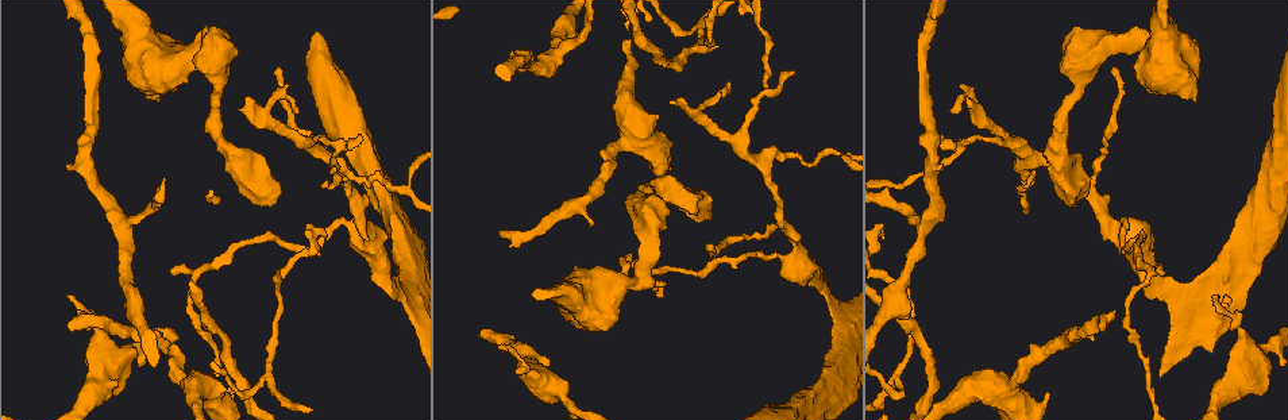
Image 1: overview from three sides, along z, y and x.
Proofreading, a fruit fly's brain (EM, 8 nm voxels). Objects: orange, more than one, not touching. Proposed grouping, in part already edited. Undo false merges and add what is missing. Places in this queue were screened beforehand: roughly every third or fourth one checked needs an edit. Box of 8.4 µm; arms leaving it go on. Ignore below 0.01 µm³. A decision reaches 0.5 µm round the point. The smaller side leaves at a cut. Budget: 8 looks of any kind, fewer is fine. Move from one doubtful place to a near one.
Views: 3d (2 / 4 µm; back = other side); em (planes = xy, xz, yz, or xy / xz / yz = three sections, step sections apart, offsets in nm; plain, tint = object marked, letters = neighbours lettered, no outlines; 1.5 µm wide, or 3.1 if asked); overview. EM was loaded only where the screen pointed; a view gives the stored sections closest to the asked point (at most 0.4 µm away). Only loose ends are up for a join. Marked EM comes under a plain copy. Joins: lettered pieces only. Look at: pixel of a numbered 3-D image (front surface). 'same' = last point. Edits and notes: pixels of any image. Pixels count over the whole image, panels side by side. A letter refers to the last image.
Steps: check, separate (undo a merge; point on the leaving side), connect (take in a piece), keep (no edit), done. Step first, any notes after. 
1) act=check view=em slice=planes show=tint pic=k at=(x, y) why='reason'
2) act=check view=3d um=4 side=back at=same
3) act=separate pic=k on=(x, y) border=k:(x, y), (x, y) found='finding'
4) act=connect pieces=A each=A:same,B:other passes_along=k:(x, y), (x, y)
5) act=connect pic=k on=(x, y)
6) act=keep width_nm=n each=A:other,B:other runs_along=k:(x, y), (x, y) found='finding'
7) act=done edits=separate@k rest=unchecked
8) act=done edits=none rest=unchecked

act=check view=3d um=2 pic=1 at=(592, 224) why='an open end'

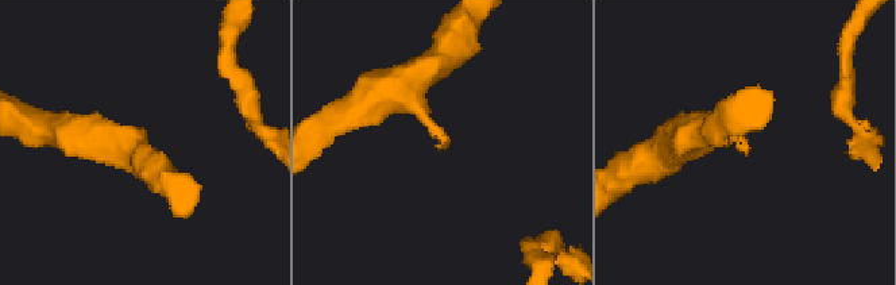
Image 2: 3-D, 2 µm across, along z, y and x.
act=check view=em slice=planes show=tint pic=2 at=(746, 152) why='now the EM'

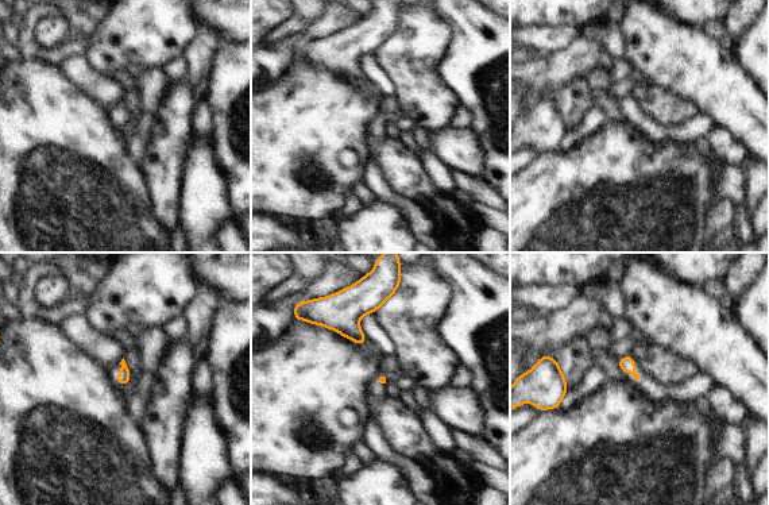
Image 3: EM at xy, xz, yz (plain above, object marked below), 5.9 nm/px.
act=check view=em slice=planes show=letters at=same why='see the neighbours'

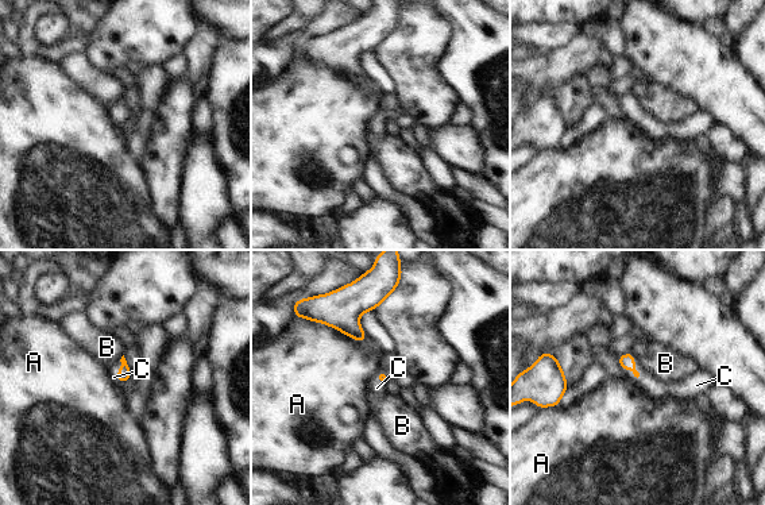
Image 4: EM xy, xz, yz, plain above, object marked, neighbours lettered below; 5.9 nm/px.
act=connect pieces=C each=A:other,B:other,C:same passes_along=4:(123, 374), (119, 370), (115, 366) found='the neuron continues'

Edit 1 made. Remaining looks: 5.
act=check view=3d um=2 pic=1 at=(1093, 199) why='three arms meet'

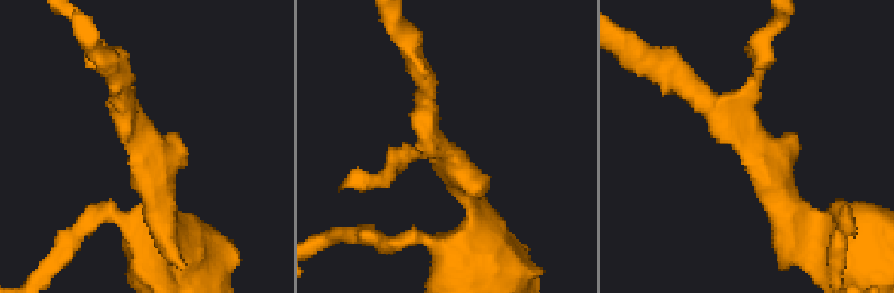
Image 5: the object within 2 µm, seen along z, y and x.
act=check view=em slice=planes show=tint pic=5 at=(443, 153) arms=3

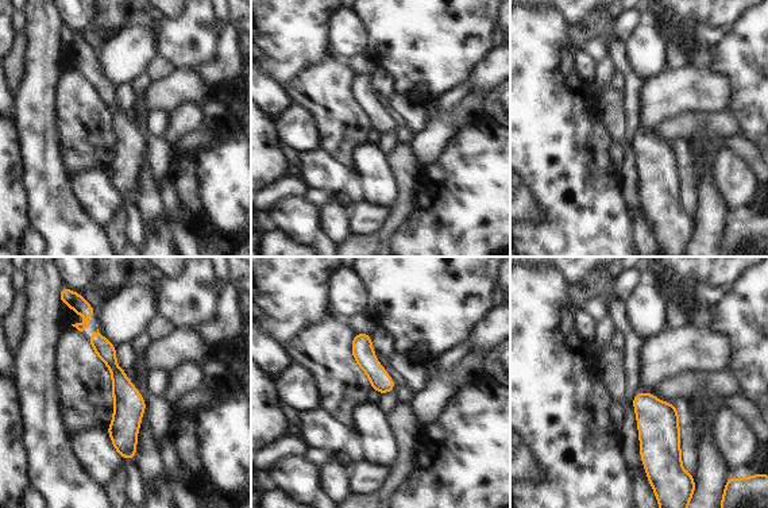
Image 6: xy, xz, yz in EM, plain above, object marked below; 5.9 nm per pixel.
act=check view=em slice=planes show=letters at=same why='what lies round it'

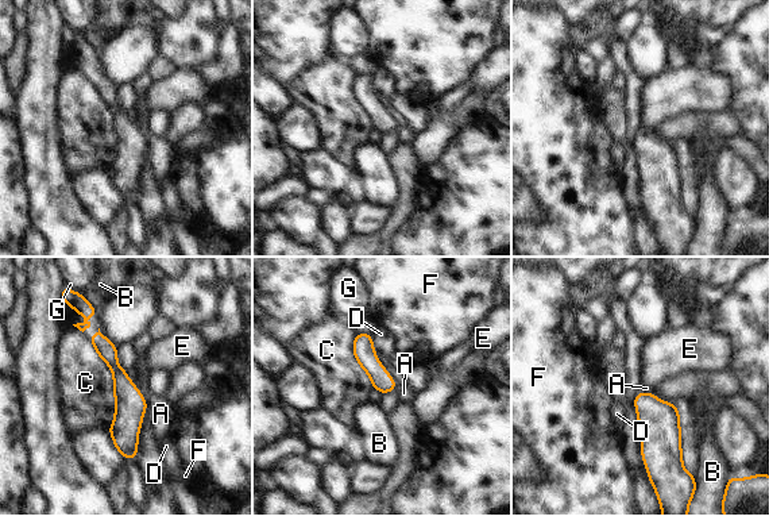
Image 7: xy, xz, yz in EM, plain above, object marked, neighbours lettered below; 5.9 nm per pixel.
act=keep width_nm=180 each=A:other,B:other,C:other,D:other,E:other,F:other,G:other runs_along=7:(95, 341), (126, 392), (132, 454) found='one neuron here'

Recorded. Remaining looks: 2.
act=check view=3d um=4 pic=1 at=(964, 98) why='branch stops here'

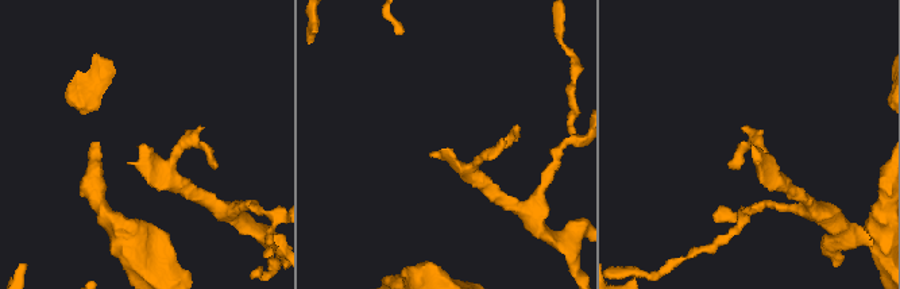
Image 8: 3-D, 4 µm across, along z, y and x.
act=check view=em slice=planes show=letters pic=8 at=(444, 151) why='now the EM'

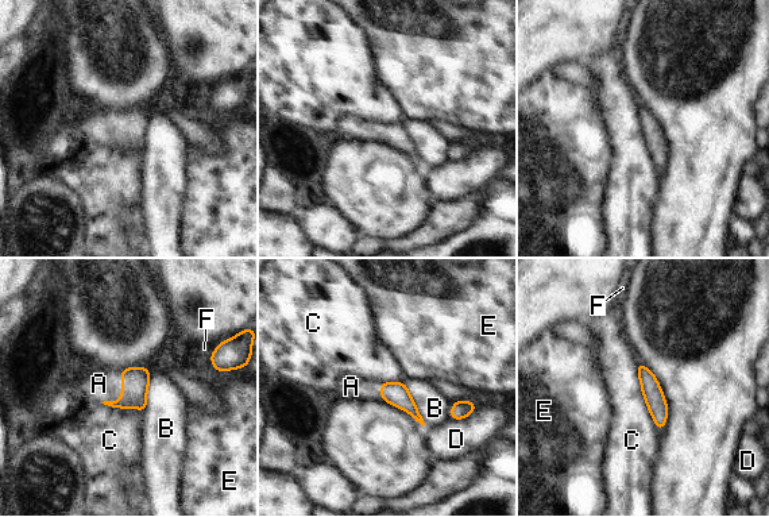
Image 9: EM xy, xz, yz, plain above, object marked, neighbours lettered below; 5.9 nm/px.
act=connect pieces=A each=A:same,B:other,C:other,D:other,E:other,F:other passes_along=9:(135, 381), (122, 393), (99, 384) found='the neuron continues'

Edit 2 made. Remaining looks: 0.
act=done edits=connect@4,connect@9 rest=unchecked

